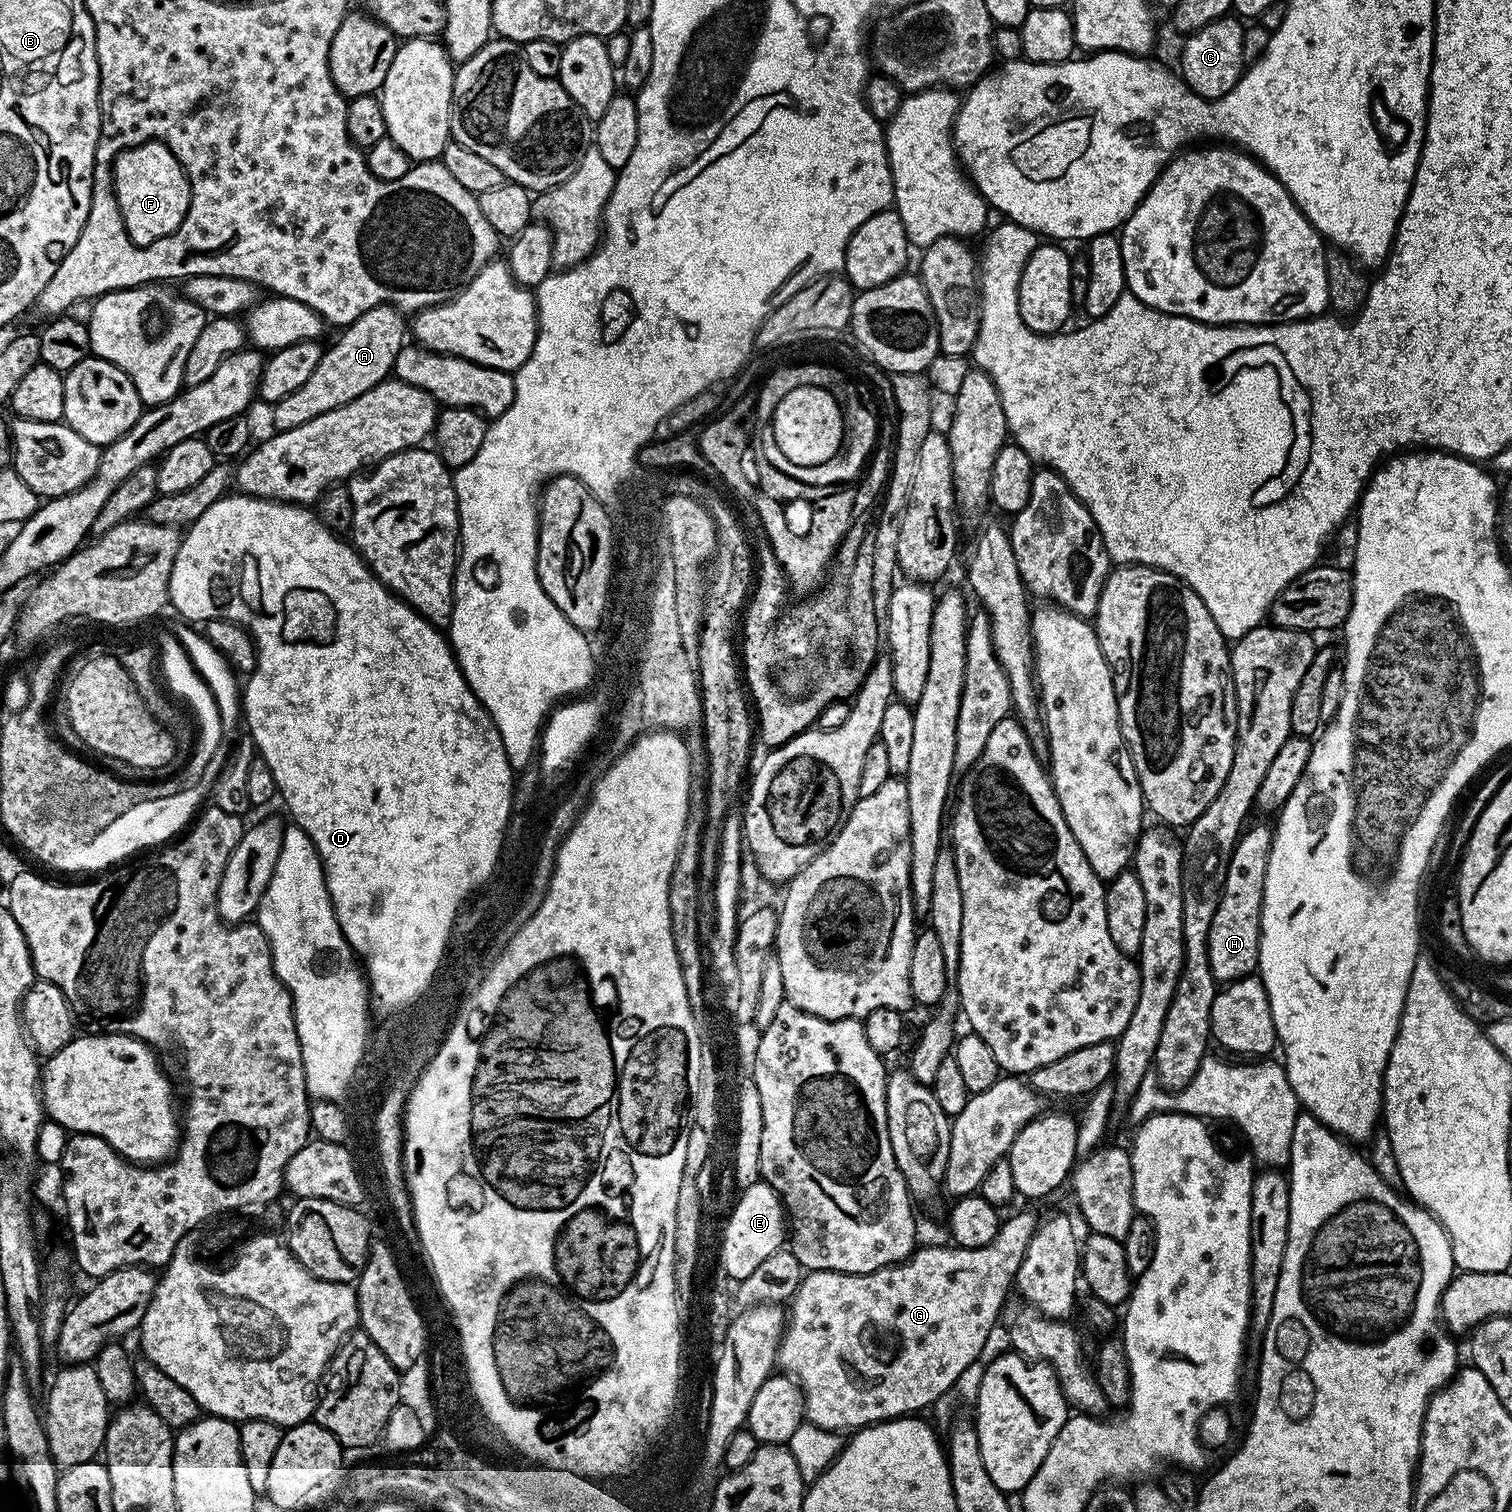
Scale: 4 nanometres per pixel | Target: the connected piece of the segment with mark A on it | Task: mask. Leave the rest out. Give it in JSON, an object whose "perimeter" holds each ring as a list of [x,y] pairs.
{"perimeter":[[[391,304],[374,306],[374,310],[366,310],[355,322],[347,325],[336,341],[325,347],[322,362],[314,369],[314,374],[294,390],[294,394],[286,394],[277,404],[271,405],[272,428],[277,432],[294,430],[294,426],[302,426],[302,422],[310,422],[310,418],[318,418],[318,414],[326,414],[330,410],[338,410],[338,406],[346,406],[346,402],[354,402],[366,390],[378,386],[393,375],[395,359],[398,352],[406,345],[406,316],[399,308]]]}

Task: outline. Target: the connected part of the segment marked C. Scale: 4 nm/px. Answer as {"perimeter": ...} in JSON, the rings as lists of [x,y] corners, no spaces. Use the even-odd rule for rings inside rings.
{"perimeter":[[[1229,14],[1202,26],[1185,39],[1188,41],[1180,52],[1178,72],[1189,90],[1198,93],[1204,100],[1217,100],[1234,90],[1246,71],[1242,54],[1244,29],[1245,25],[1235,15]]]}

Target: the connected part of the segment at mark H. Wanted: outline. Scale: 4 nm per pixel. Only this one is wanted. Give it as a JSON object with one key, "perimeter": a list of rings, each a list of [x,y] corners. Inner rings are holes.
{"perimeter":[[[1264,824],[1245,827],[1240,833],[1226,870],[1222,902],[1210,925],[1210,970],[1221,985],[1251,976],[1260,967],[1260,915],[1264,905],[1266,866],[1270,862],[1273,829]]]}

